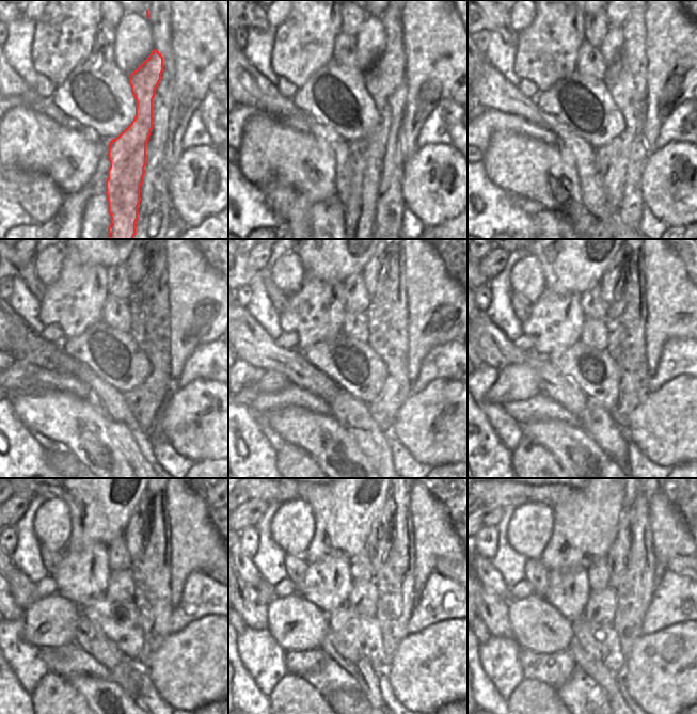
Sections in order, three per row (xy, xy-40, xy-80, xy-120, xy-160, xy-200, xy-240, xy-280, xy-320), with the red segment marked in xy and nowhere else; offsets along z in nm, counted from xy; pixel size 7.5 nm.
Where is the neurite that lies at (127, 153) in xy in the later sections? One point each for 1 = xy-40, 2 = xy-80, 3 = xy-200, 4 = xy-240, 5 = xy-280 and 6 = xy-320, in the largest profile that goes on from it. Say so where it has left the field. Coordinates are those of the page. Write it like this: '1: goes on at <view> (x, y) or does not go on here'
1: goes on at xy-40 (366, 155)
2: goes on at xy-80 (624, 78)
3: goes on at xy-200 (627, 316)
4: goes on at xy-240 (151, 571)
5: goes on at xy-280 (394, 583)
6: goes on at xy-320 (633, 597)

